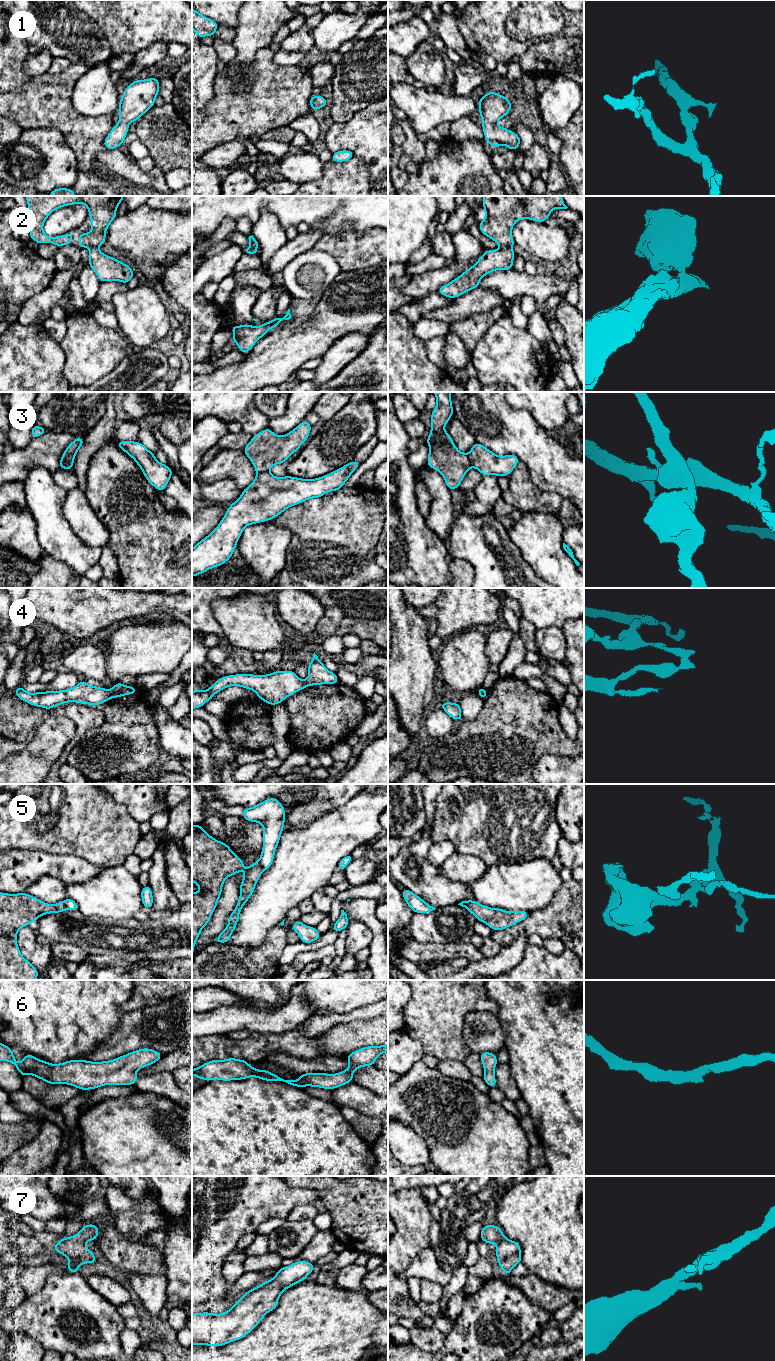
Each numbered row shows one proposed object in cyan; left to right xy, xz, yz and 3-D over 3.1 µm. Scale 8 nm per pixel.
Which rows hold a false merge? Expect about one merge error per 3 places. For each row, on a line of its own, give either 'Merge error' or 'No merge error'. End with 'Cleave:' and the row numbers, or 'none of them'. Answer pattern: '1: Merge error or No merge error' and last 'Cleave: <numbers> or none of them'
1: No merge error
2: Merge error
3: Merge error
4: Merge error
5: Merge error
6: No merge error
7: No merge error
Cleave: 2, 3, 4, 5

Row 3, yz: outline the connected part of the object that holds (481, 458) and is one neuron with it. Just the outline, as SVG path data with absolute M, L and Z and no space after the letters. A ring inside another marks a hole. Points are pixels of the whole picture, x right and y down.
M478 442L473 444L467 455L471 466L483 476L509 476L520 461L514 454L496 455Z

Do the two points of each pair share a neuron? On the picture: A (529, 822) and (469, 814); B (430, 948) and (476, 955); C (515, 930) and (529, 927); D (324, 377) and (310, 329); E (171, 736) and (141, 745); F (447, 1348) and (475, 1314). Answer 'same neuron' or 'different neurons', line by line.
A: same neuron
B: same neuron
C: same neuron
D: different neurons
E: different neurons
F: same neuron

